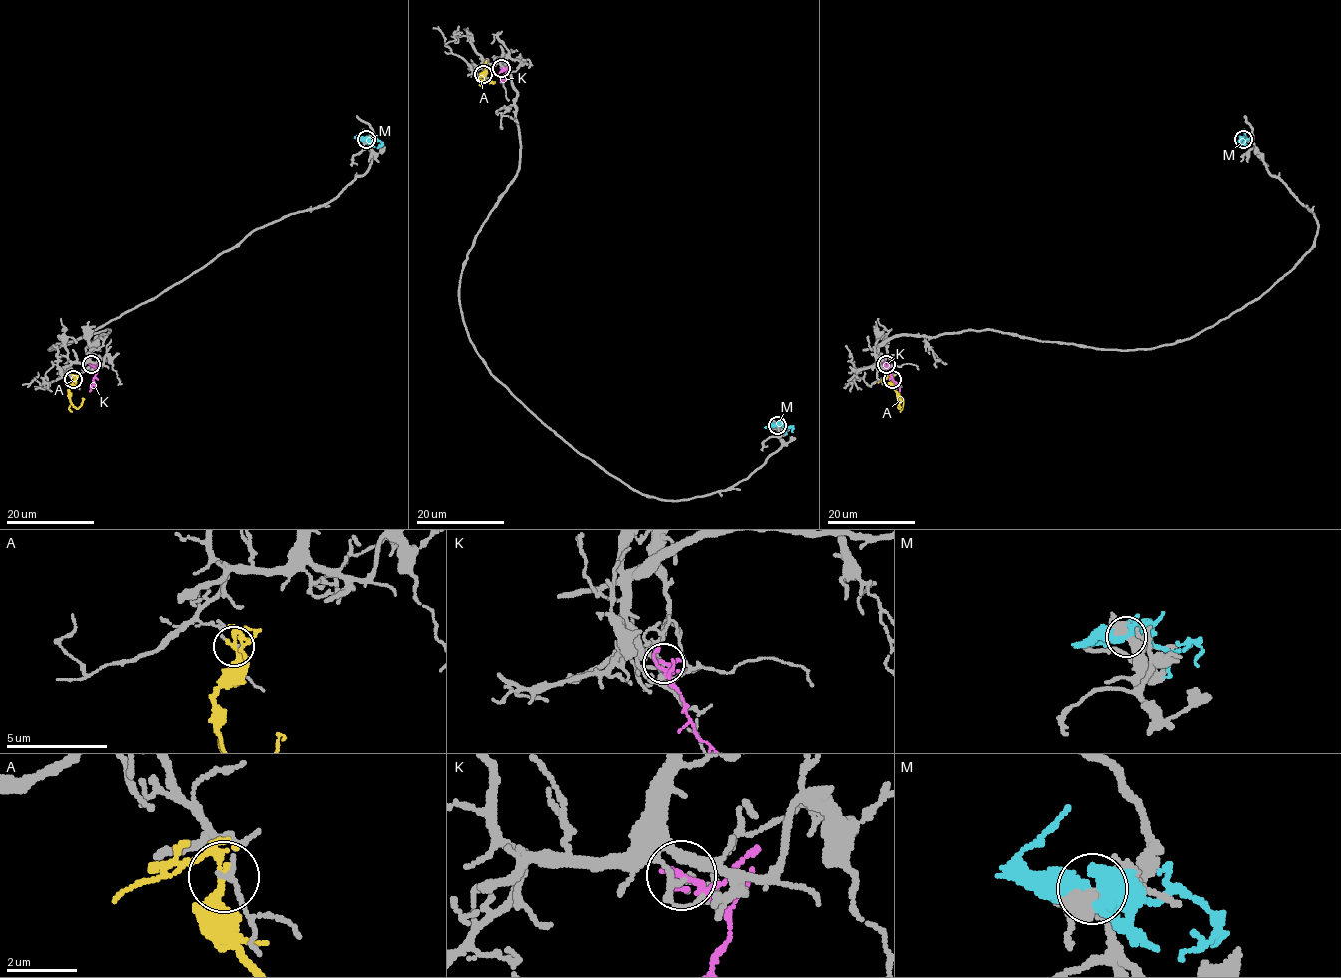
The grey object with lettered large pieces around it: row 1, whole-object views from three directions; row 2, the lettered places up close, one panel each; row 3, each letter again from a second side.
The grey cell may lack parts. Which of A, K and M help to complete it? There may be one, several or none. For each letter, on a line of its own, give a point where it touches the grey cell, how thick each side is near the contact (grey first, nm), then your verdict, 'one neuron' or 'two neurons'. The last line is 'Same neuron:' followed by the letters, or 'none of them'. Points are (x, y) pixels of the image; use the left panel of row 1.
A: (73, 379) | 130/200 nm | two neurons
K: (91, 364) | 90/140 nm | two neurons
M: (366, 139) | 440/460 nm | two neurons
Same neuron: none of them

